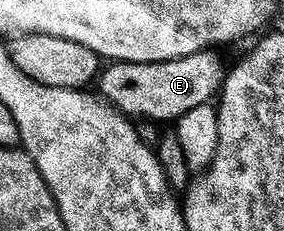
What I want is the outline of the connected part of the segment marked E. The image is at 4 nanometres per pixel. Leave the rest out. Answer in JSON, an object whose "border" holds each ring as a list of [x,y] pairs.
{"border":[[[207,49],[192,53],[190,56],[182,56],[176,60],[166,60],[163,63],[123,63],[111,62],[101,68],[96,80],[96,87],[99,87],[101,94],[107,103],[118,108],[123,115],[135,117],[143,115],[146,119],[177,119],[188,109],[196,109],[196,105],[211,102],[219,94],[224,78],[224,66],[218,60],[218,51]]]}

